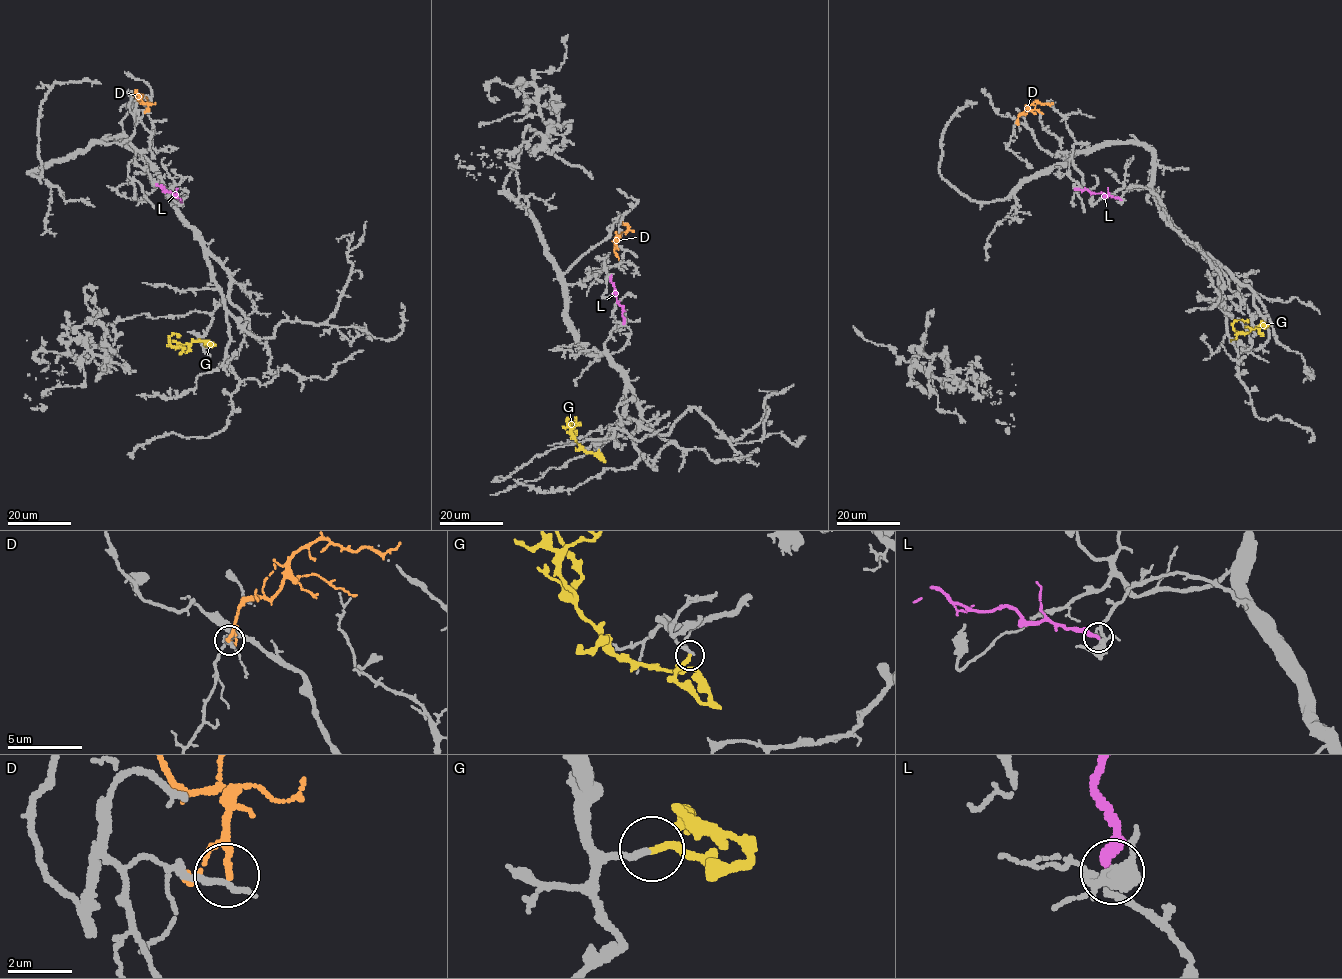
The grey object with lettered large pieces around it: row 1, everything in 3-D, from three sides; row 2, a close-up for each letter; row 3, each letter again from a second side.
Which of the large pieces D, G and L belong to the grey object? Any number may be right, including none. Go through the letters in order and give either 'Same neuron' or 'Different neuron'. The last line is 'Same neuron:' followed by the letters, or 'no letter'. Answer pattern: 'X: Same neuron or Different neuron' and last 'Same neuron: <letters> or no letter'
D: Different neuron
G: Different neuron
L: Different neuron
Same neuron: no letter

